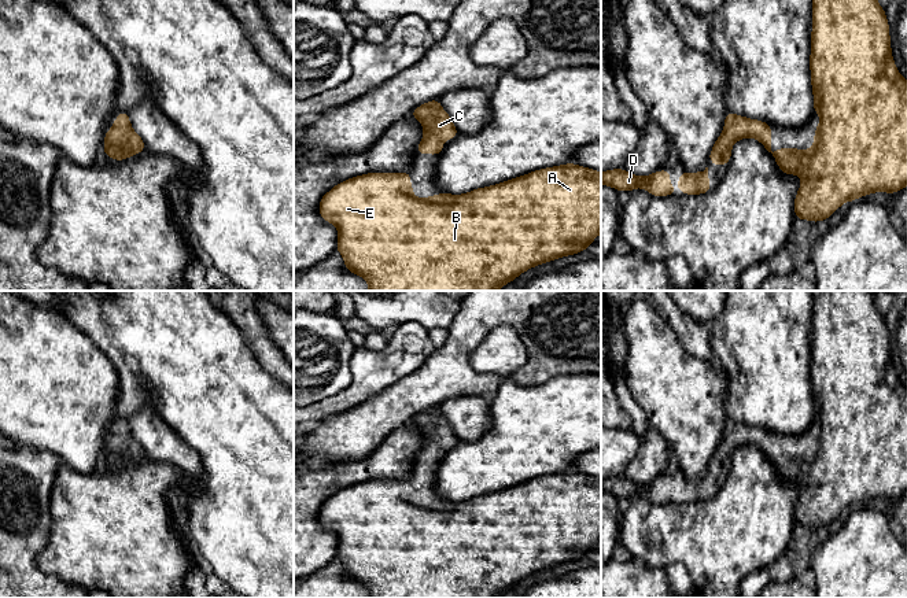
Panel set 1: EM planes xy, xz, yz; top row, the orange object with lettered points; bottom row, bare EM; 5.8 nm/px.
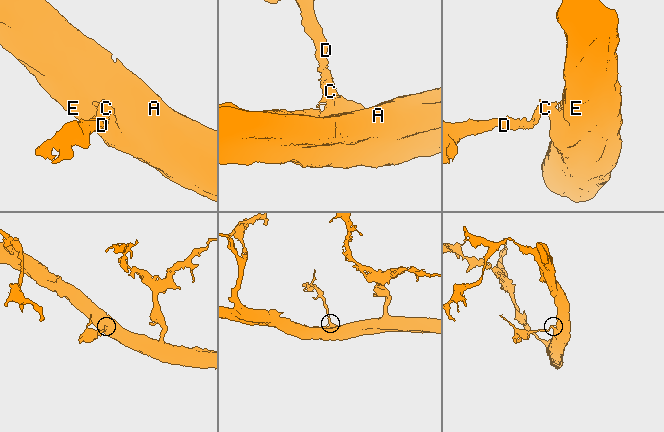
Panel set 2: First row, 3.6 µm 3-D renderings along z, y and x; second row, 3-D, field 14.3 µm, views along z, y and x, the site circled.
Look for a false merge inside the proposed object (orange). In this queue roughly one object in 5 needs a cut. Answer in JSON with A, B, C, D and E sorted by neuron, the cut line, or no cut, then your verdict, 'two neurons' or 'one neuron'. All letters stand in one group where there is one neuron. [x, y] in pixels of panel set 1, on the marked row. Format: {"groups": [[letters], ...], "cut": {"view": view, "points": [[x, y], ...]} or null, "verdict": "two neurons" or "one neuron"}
{"groups": [["A", "B", "C", "D", "E"]], "cut": null, "verdict": "one neuron"}

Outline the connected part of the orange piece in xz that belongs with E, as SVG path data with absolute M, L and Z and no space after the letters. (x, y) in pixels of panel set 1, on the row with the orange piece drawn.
M567 163L535 170L493 187L473 189L465 195L449 195L442 192L440 195L428 196L425 199L413 196L409 171L366 173L335 185L321 198L318 210L321 218L329 221L339 230L336 251L343 255L344 267L365 278L369 284L368 291L497 291L537 265L579 254L593 244L594 237L601 233L601 173L575 163Z

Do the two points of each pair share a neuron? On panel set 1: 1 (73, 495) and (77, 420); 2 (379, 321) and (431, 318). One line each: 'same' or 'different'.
1: different
2: same

